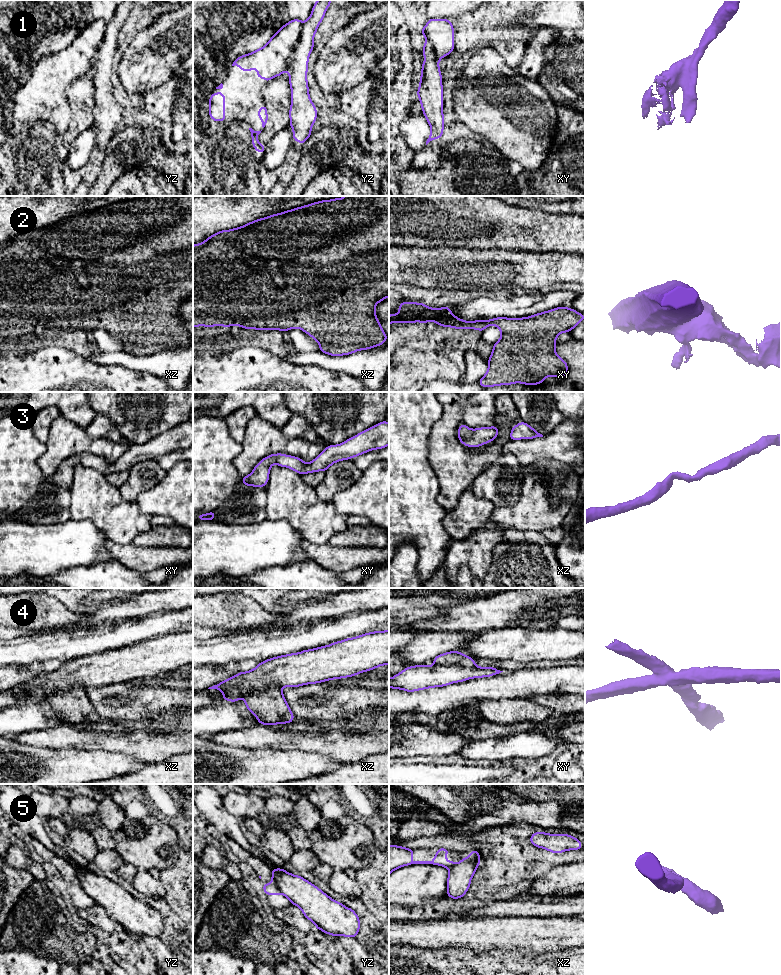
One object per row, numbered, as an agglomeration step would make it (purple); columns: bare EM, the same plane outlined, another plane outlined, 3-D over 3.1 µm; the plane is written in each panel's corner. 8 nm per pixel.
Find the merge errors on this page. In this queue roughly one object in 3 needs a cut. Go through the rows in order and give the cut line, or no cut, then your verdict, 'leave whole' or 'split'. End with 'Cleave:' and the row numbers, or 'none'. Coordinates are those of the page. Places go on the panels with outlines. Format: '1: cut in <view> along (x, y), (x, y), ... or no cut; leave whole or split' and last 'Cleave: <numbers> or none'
1: cut in yz along (303, 23), (300, 39), (295, 46), (291, 64), (288, 68); split
2: no cut; leave whole
3: no cut; leave whole
4: cut in xy along (435, 663), (467, 667), (475, 666); split
5: cut in xz along (462, 859), (479, 862); split
Cleave: 1, 4, 5

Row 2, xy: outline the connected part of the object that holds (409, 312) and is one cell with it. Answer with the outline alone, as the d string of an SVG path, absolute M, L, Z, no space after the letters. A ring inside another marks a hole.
M403 302L398 306L399 313L389 315L389 324L395 322L422 322L425 324L428 321L434 321L443 327L453 327L457 330L472 328L482 332L489 325L498 327L502 335L493 345L493 351L487 361L487 373L478 381L483 388L514 383L537 385L543 383L544 379L549 376L566 376L568 365L555 352L556 338L561 333L570 332L585 318L584 315L572 308L560 306L524 318L498 317L490 320L464 321L454 316L447 306L435 309L427 307L422 302Z

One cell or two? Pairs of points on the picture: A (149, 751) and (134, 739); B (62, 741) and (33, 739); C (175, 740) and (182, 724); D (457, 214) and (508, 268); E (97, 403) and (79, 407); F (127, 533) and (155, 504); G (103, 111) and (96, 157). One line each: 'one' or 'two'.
A: one
B: one
C: two
D: two
E: two
F: two
G: one

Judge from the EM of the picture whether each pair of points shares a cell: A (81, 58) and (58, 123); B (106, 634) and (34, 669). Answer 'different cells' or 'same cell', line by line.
A: same cell
B: different cells

